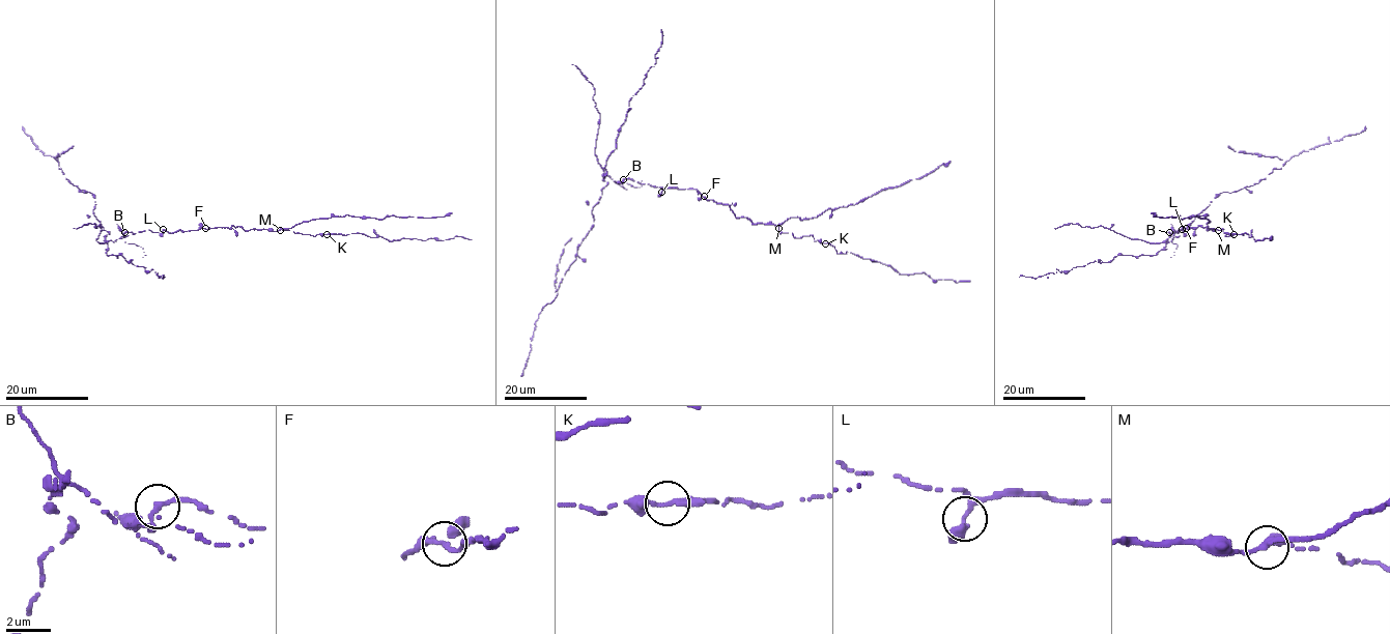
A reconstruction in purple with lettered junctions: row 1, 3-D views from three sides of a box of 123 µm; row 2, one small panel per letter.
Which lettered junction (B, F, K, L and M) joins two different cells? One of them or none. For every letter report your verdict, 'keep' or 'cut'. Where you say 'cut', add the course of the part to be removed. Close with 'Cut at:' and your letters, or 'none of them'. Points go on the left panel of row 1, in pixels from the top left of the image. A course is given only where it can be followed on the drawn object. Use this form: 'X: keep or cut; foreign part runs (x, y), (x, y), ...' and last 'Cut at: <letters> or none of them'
B: cut; foreign part runs (125, 232), (106, 239), (93, 212), (95, 197), (71, 183), (22, 126)
F: keep
K: keep
L: keep
M: keep
Cut at: B

